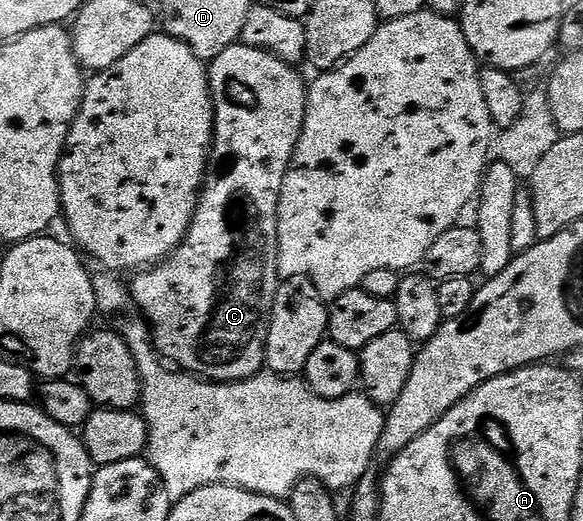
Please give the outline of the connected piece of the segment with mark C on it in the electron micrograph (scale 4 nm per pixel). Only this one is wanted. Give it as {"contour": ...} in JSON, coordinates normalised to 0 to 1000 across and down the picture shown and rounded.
{"contour":[[[407,84],[388,92],[388,100],[381,100],[381,107],[362,113],[357,127],[357,167],[364,179],[364,205],[370,221],[367,223],[367,253],[364,255],[364,292],[360,298],[362,319],[350,344],[348,359],[343,367],[343,388],[336,395],[336,413],[333,422],[326,430],[326,438],[319,445],[319,453],[312,461],[312,468],[302,478],[297,488],[288,489],[280,503],[268,505],[259,514],[249,514],[232,528],[233,534],[228,541],[223,541],[223,562],[226,576],[235,595],[250,612],[257,635],[261,639],[261,653],[264,658],[264,670],[276,687],[286,691],[290,697],[300,699],[307,708],[321,710],[326,718],[334,718],[336,724],[352,727],[358,733],[413,733],[424,726],[432,726],[437,718],[448,716],[455,708],[456,697],[453,691],[453,662],[456,660],[456,645],[460,643],[460,614],[463,608],[463,597],[467,591],[467,570],[472,566],[477,555],[477,543],[482,539],[484,528],[480,516],[473,512],[473,501],[477,499],[477,384],[480,382],[480,370],[484,369],[484,353],[491,345],[491,330],[497,322],[501,313],[501,301],[504,299],[504,284],[511,276],[515,267],[515,255],[521,244],[521,225],[525,223],[525,200],[528,198],[528,165],[525,163],[525,150],[513,142],[509,129],[497,119],[485,119],[475,104],[467,104],[461,96],[451,96],[449,92],[436,92],[434,88],[422,88],[417,84]]]}

